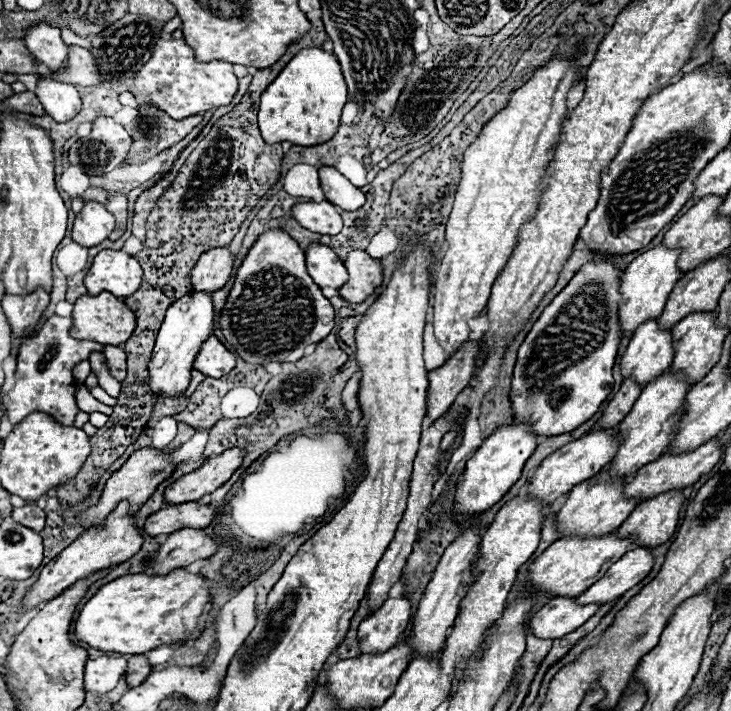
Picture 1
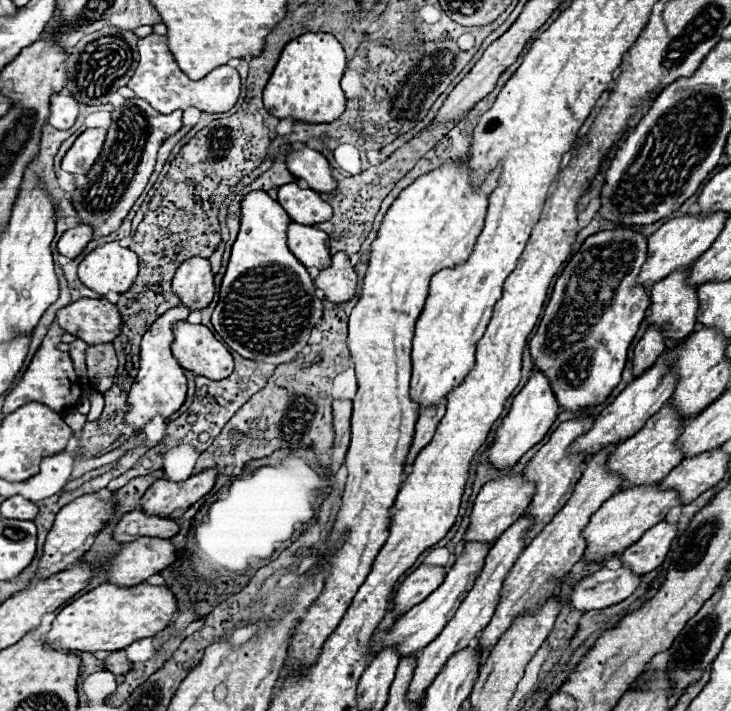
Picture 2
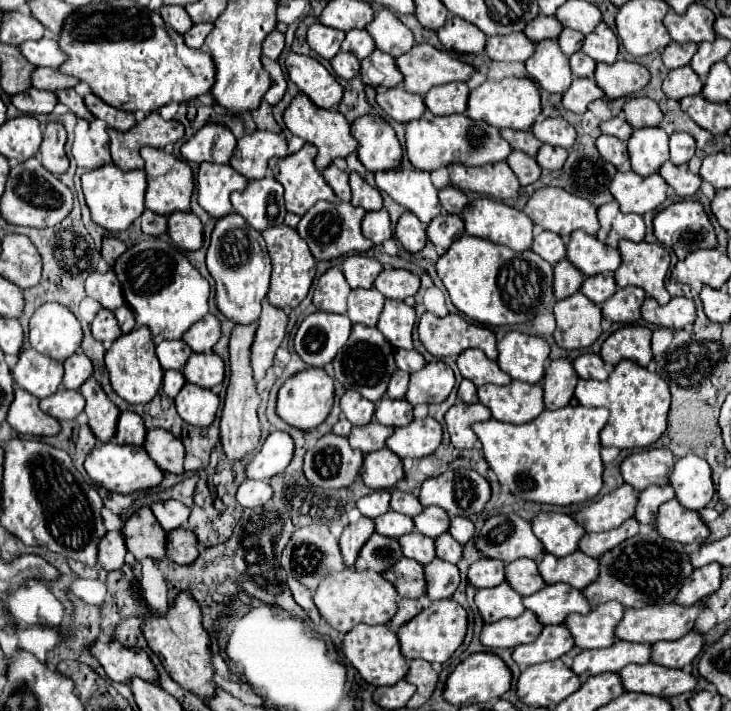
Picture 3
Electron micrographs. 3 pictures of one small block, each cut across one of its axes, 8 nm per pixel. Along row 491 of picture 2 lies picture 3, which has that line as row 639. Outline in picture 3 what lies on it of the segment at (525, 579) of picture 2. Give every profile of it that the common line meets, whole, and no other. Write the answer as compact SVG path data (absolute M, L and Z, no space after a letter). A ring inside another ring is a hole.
M618 600L598 604L590 614L574 614L566 618L574 644L582 650L606 648L616 642L616 626L624 616L624 606Z

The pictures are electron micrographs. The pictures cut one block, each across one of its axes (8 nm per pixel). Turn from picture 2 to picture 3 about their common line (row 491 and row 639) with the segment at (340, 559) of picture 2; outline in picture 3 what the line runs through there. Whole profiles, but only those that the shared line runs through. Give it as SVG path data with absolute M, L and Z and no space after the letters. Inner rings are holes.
M368 624L354 626L344 636L342 652L368 684L392 686L408 674L408 664L406 664L406 658L400 652L398 636L388 626L368 626Z

